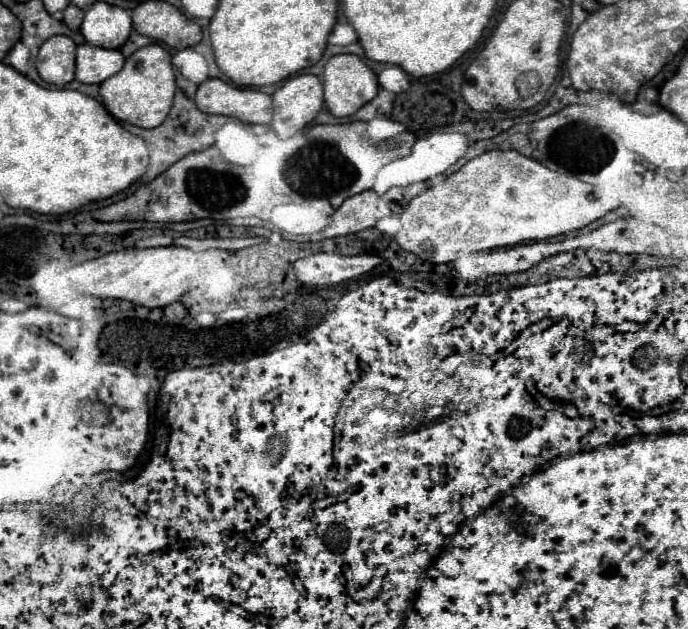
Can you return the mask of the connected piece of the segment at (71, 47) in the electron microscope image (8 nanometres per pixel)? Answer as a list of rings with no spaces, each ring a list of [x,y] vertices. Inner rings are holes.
[[[52,36],[46,40],[36,56],[36,68],[44,82],[64,86],[74,78],[76,44],[68,36]]]

